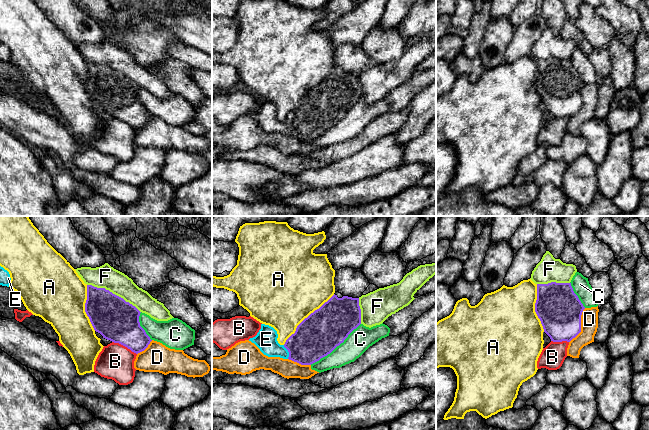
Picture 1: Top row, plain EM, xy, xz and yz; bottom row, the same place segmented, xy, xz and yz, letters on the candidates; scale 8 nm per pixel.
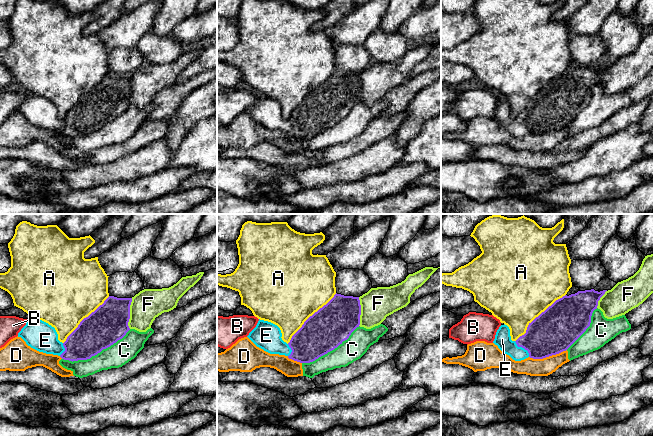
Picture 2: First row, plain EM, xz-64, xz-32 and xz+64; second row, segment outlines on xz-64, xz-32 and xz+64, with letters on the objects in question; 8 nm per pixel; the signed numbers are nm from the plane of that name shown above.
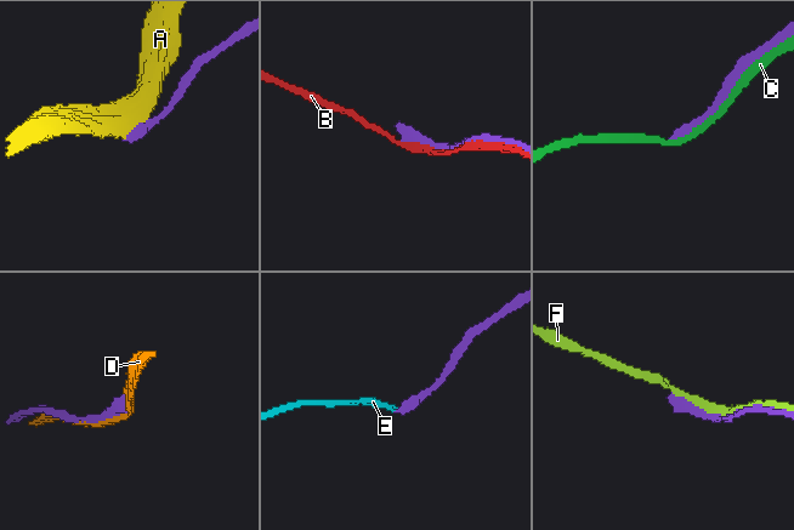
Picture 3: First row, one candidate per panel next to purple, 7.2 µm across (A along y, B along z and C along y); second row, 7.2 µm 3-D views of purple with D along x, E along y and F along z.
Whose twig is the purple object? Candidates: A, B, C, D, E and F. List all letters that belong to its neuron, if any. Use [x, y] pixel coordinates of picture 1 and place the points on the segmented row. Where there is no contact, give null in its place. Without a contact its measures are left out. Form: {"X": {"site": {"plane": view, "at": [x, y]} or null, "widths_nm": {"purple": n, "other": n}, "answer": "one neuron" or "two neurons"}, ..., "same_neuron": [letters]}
{"A": {"site": {"plane": "xz", "at": [307, 317]}, "widths_nm": {"purple": 340, "other": 500}, "answer": "two neurons"}, "B": {"site": {"plane": "xy", "at": [124, 345]}, "widths_nm": {"purple": 340, "other": 280}, "answer": "two neurons"}, "C": {"site": {"plane": "xz", "at": [335, 347]}, "widths_nm": {"purple": 340, "other": 190}, "answer": "two neurons"}, "D": {"site": {"plane": "yz", "at": [580, 325]}, "widths_nm": {"purple": 360, "other": 140}, "answer": "two neurons"}, "E": {"site": {"plane": "xz", "at": [288, 351]}, "widths_nm": {"purple": 340, "other": 180}, "answer": "one neuron"}, "F": {"site": {"plane": "xy", "at": [114, 294]}, "widths_nm": {"purple": 340, "other": 190}, "answer": "two neurons"}, "same_neuron": ["E"]}

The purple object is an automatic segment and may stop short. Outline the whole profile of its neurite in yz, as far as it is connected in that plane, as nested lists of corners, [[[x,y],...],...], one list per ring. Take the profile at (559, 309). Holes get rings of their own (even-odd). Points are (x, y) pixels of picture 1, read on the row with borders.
[[[571,283],[537,284],[535,312],[551,341],[570,342],[575,338],[581,332],[584,309]]]

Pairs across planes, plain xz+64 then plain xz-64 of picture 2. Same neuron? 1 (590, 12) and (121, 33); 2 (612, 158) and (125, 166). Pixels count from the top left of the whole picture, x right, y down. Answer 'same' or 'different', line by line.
1: same
2: same

